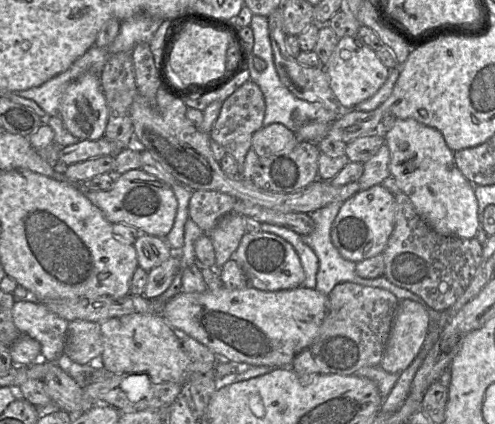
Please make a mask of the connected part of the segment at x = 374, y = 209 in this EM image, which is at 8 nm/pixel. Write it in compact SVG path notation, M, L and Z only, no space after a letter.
M381 184L361 190L343 202L331 228L331 240L346 260L358 263L378 254L386 247L395 226L395 195Z

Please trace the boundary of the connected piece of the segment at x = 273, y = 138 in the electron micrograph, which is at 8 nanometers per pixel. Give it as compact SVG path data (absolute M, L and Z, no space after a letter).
M281 123L263 126L252 137L252 149L259 158L280 156L290 152L298 143L298 137Z

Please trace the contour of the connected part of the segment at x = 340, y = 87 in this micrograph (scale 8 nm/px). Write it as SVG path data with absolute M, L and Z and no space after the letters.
M357 36L340 38L323 68L329 77L329 85L333 94L345 108L353 108L372 97L386 82L390 71L377 57L376 51Z

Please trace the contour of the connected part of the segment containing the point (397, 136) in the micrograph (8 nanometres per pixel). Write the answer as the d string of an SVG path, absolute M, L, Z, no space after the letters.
M412 118L396 119L393 127L385 134L385 143L390 151L389 171L400 188L411 200L418 215L434 230L436 233L447 237L458 237L471 239L474 238L478 230L478 201L474 192L474 185L462 174L454 161L454 152L447 146L445 139L440 131L426 126Z

